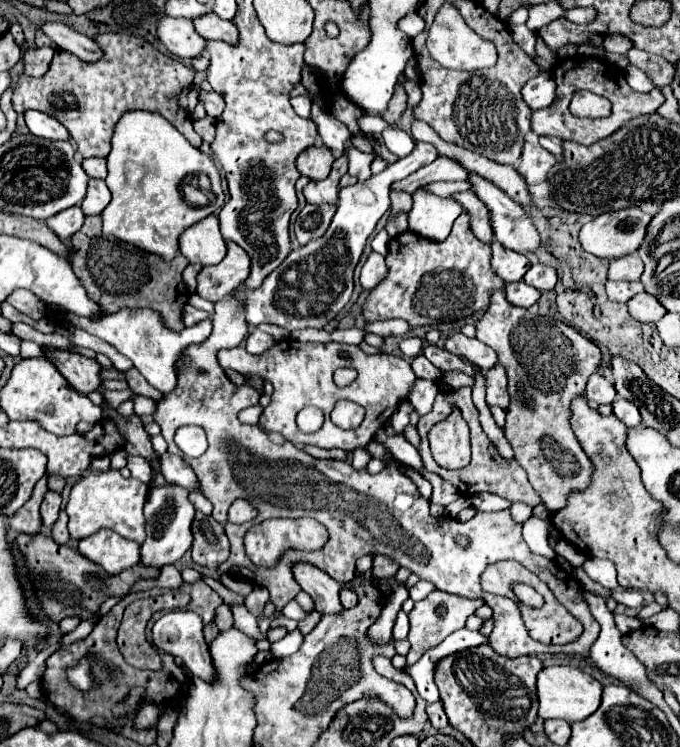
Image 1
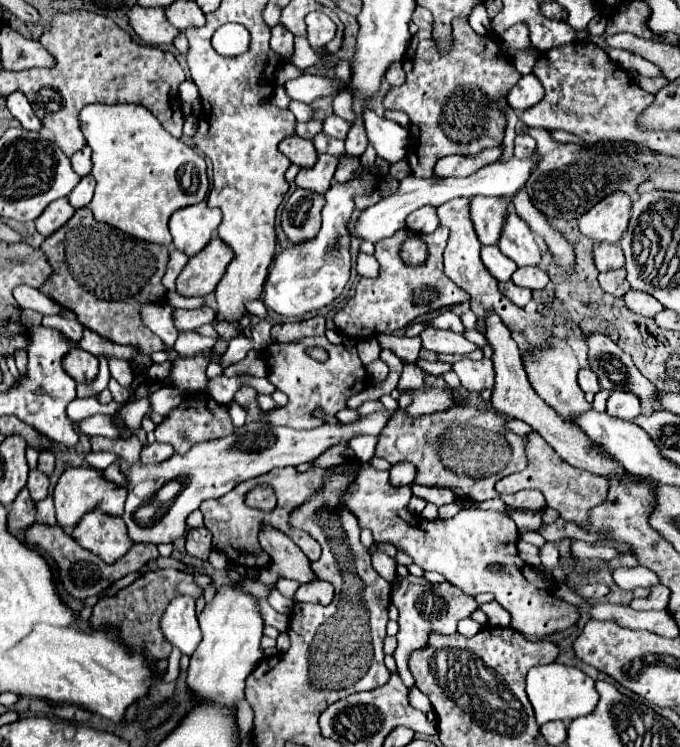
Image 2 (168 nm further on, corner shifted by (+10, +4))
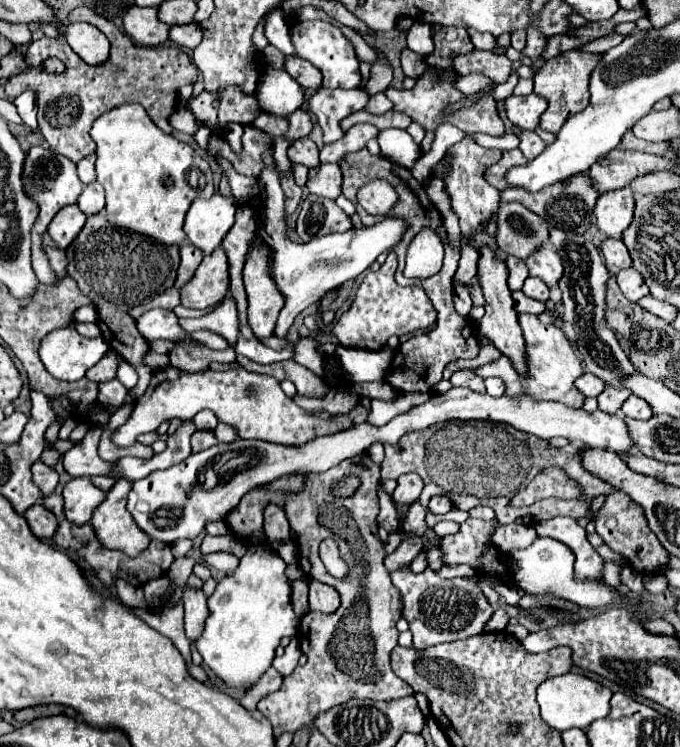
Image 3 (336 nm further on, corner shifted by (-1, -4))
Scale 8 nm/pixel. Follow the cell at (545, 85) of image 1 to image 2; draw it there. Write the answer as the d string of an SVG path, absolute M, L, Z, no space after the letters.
M530 73L524 75L508 93L508 105L512 105L512 109L516 109L516 113L536 105L538 101L542 101L544 97L544 87L542 83Z

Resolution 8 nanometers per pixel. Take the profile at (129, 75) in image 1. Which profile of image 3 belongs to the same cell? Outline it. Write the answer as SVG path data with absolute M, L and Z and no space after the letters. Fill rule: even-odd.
M79 7L71 11L69 21L71 23L77 23L77 21L95 23L95 27L107 35L111 43L111 57L107 63L91 67L85 61L79 61L79 57L75 57L73 49L67 45L63 37L59 39L41 37L37 41L31 41L29 49L25 51L27 69L13 75L5 83L7 99L15 99L27 89L37 93L39 133L45 137L51 151L65 155L75 163L95 153L95 141L89 141L89 129L93 121L123 103L141 103L147 115L151 117L151 121L155 121L155 125L163 133L173 133L173 127L167 123L167 117L175 111L173 107L177 105L177 89L181 85L195 83L199 75L199 69L189 59L189 55L179 45L173 45L173 43L157 45L157 47L137 45L127 35L123 35L111 21L99 17L87 7ZM49 57L61 59L65 65L65 71L47 73L45 69L41 69L43 61Z

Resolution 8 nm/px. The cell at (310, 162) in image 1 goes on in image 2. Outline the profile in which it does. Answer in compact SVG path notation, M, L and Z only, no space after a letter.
M298 135L294 137L288 137L280 143L280 151L298 167L312 167L318 159L318 153L312 145L312 141L308 139L302 139Z

